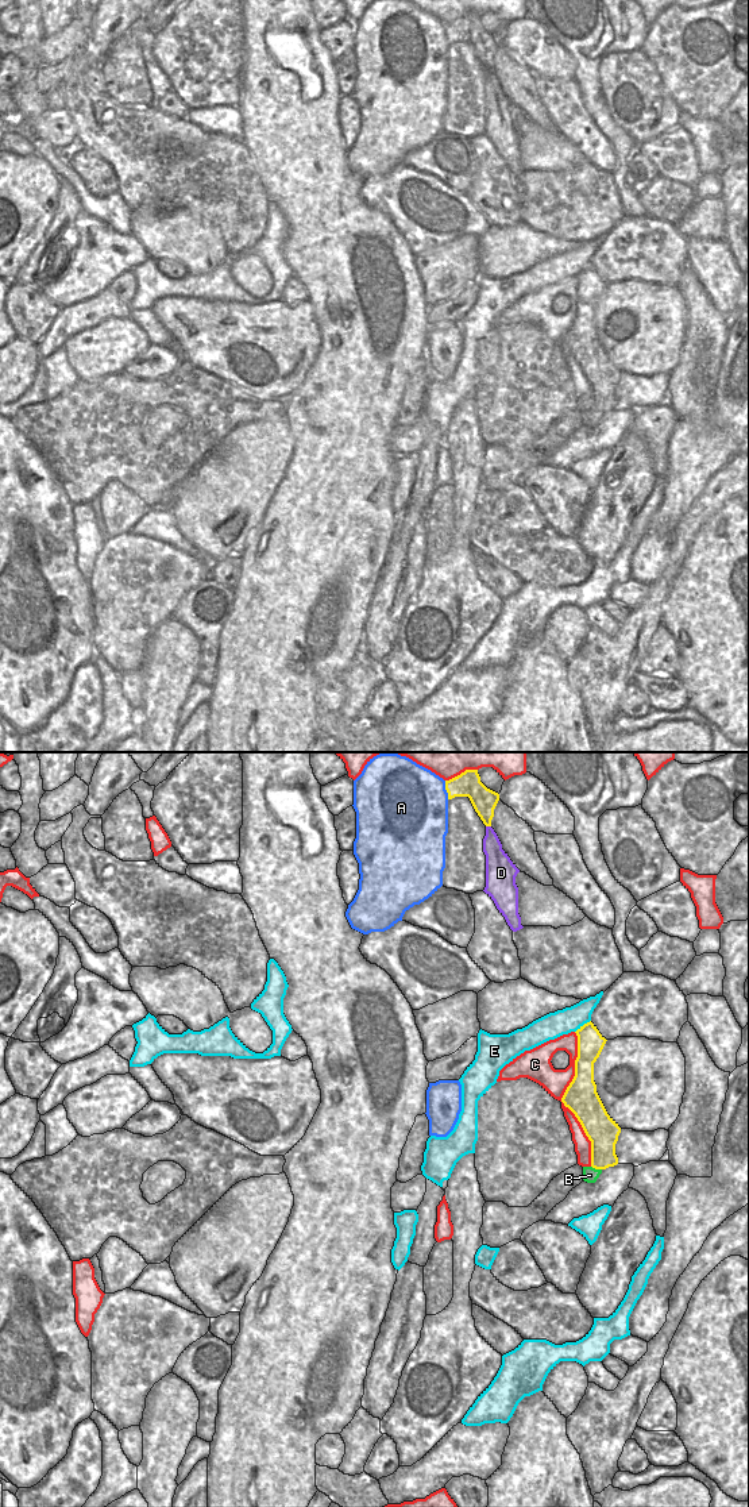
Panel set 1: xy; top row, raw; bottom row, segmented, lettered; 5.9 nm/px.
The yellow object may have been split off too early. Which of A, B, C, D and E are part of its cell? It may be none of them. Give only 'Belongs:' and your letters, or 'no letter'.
Belongs: B

